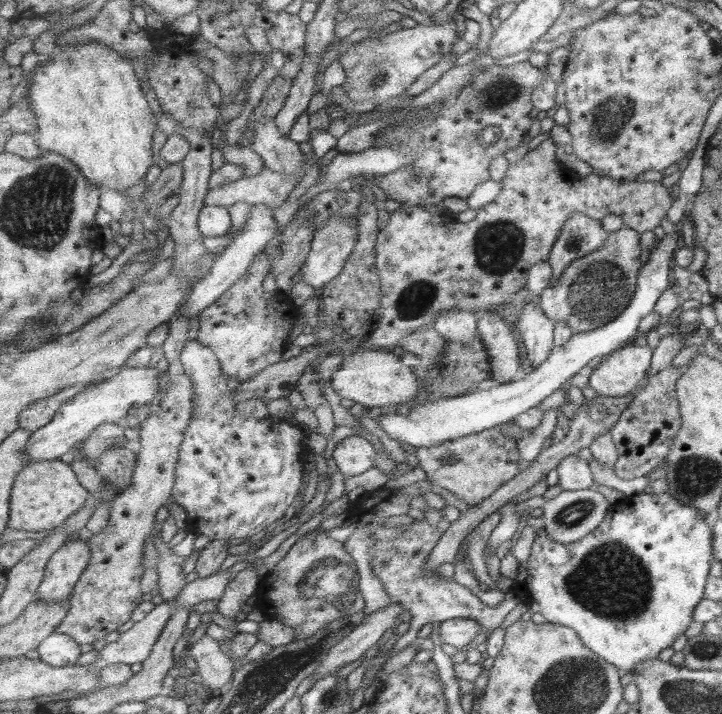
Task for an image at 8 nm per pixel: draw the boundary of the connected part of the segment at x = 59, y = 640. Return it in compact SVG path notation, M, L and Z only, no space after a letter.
M55 632L38 649L39 659L55 667L76 665L83 656L83 646L75 638Z

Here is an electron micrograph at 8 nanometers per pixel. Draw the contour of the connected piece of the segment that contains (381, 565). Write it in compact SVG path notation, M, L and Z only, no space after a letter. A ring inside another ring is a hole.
M423 518L423 520L413 520L413 524L404 526L405 530L397 540L378 540L375 539L375 564L373 569L381 577L382 583L390 595L391 602L398 602L405 606L412 619L410 629L399 638L390 653L385 657L388 660L393 654L401 652L406 646L415 642L417 634L427 623L444 623L447 620L472 618L481 626L483 632L490 635L493 630L501 628L505 618L522 603L522 598L514 594L509 587L504 589L503 601L496 608L487 606L481 602L469 588L458 584L455 581L437 581L433 578L431 570L427 570L427 562L431 556L431 551L439 544L443 532L436 526L432 526Z

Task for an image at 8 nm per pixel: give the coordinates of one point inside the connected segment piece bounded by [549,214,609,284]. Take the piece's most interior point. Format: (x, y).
(581, 235)

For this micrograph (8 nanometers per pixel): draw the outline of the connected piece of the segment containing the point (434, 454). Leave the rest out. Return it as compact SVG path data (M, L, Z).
M499 430L471 433L439 446L417 447L415 453L420 468L432 483L449 490L470 506L483 502L521 473L519 439L502 434Z

